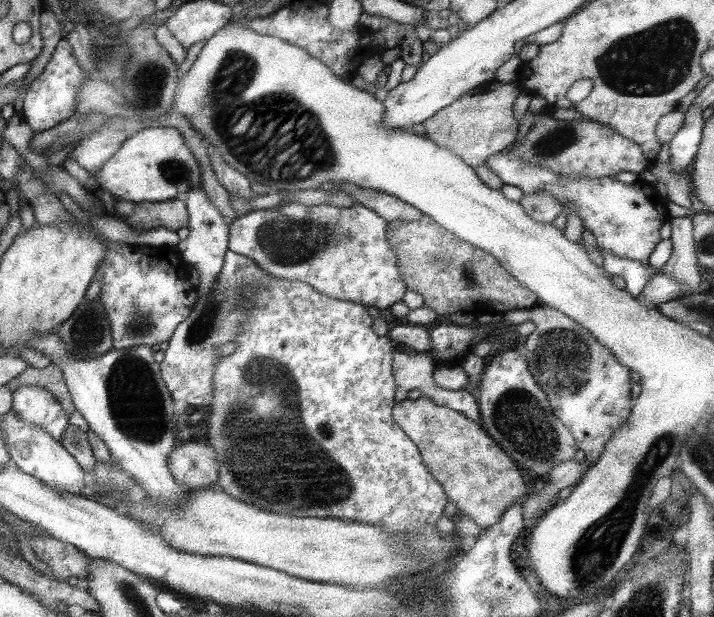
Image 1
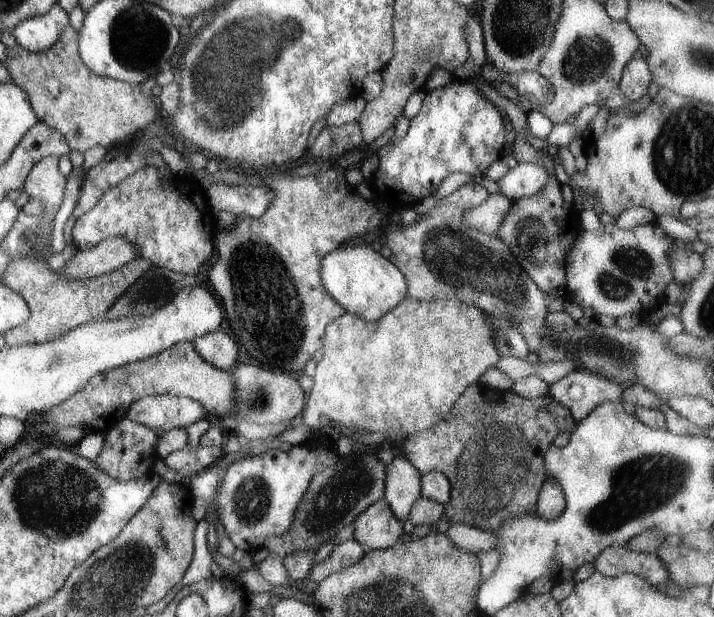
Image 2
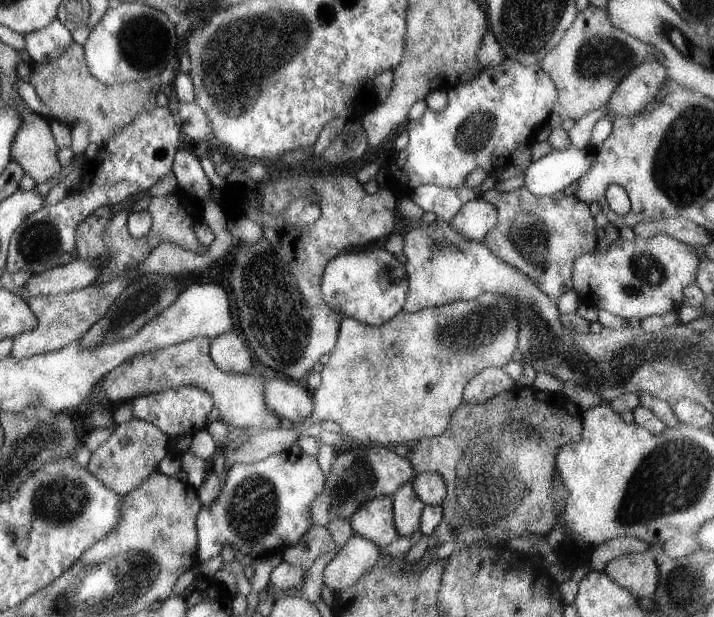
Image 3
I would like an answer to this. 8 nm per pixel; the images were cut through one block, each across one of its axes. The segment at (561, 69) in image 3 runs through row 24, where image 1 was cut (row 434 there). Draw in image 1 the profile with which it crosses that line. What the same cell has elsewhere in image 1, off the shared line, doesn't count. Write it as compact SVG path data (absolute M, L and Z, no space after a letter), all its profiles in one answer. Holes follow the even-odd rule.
M541 305L528 309L512 309L503 315L504 322L519 325L523 322L533 322L535 329L525 337L523 355L528 361L532 376L540 388L547 394L556 418L568 427L577 448L582 450L590 467L600 458L610 437L628 420L633 405L630 399L630 370L616 360L603 344L600 344L583 326L568 318L563 312Z

